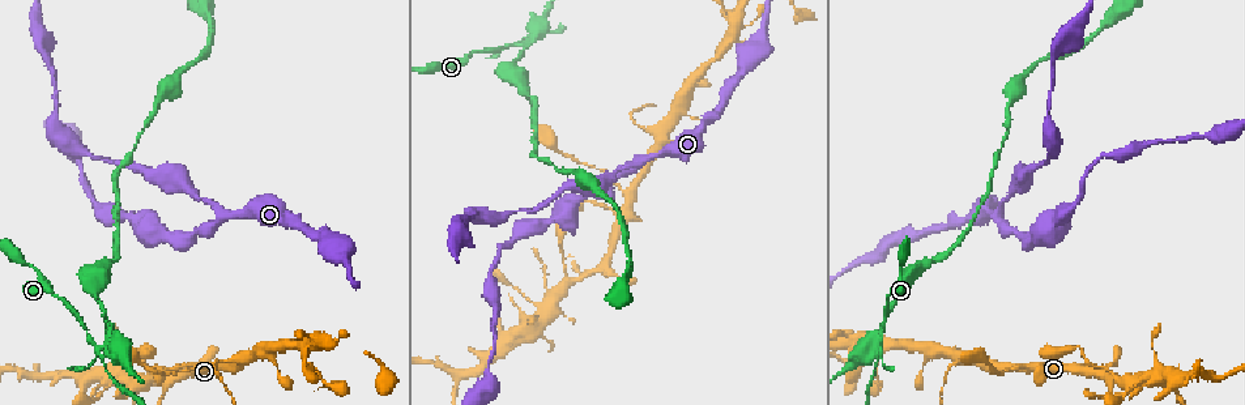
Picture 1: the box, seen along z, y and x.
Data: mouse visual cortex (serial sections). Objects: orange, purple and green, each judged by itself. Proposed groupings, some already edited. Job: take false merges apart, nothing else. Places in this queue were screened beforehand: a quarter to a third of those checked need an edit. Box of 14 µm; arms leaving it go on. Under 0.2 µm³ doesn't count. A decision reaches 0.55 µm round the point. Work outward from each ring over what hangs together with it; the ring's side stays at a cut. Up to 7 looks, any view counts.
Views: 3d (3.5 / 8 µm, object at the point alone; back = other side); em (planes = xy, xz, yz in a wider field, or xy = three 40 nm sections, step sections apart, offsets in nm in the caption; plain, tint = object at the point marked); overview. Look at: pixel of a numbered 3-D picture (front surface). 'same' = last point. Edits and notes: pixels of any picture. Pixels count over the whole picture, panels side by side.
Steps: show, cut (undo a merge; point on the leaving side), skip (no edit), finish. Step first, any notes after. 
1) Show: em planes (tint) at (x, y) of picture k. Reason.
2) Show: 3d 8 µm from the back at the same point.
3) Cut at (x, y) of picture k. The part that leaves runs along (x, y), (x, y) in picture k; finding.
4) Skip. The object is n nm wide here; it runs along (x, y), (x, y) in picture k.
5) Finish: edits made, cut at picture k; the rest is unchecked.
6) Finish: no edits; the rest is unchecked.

Show: 3d 3.5 µm at (198, 367) of picture 1. Thick turns thin.

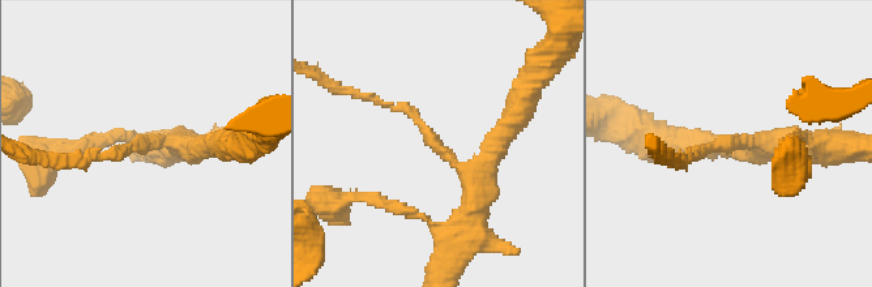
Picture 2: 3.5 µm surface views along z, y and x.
Show: em planes (tint) at (435, 144) of picture 2. The arms are 150, 350 nm wide; shape alone is not enough.

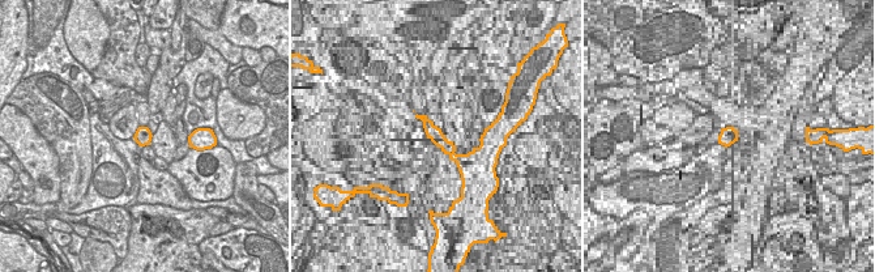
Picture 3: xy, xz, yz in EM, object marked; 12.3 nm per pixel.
Skip. It runs along (474, 217), (478, 184), (410, 110), (377, 101) in picture 2; continuous, no second cell.

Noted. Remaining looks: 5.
Show: 3d 3.5 µm at (241, 361) of picture 1. Three-way junction.

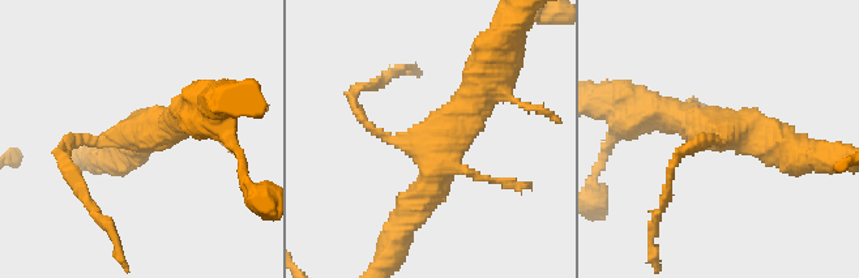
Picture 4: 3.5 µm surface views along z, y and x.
Show: em xy step 2 (tint) at (730, 133) of picture 4.

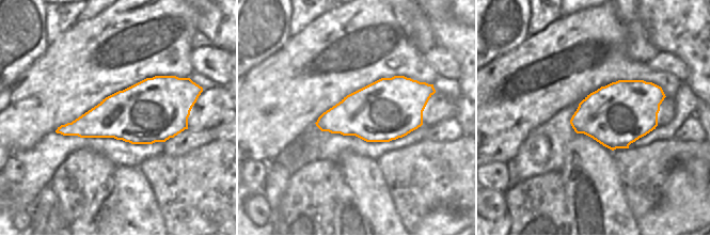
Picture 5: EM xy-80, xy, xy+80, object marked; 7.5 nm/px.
Skip. The object is 460 nm wide here; it runs along (406, 217), (490, 82) in picture 4; continuous, no second cell.

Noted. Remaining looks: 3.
Show: 3d 3.5 µm at (1116, 377) of picture 1. Two arms in line, one across.

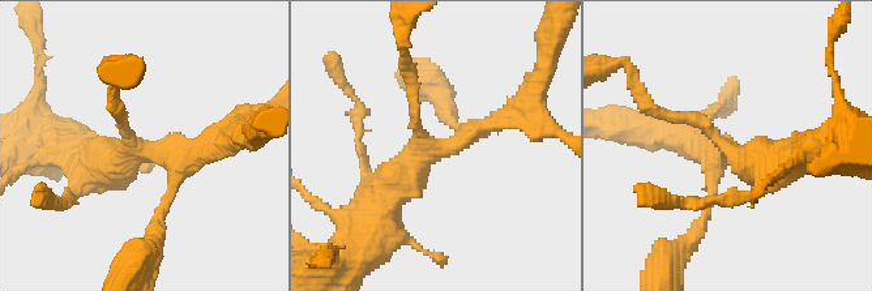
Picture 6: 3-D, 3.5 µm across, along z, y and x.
Show: em xy step 1 (plain) at (144, 152) of picture 6. 3 arms meet here; the arms are 150, 200, 500 nm wide; need the tissue.

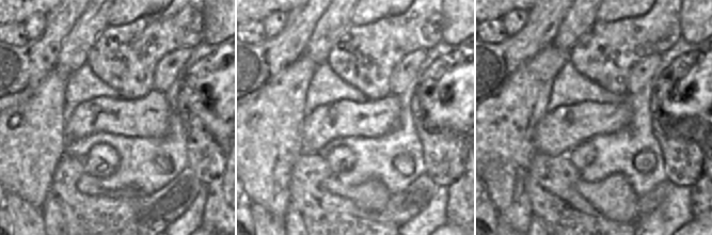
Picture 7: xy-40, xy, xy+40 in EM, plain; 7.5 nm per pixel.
Show: em xy step 1 (tint) at the same point.

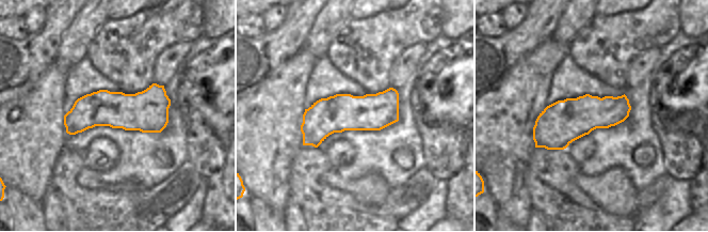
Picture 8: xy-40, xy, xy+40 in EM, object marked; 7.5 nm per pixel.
Skip. It runs along (395, 93), (305, 142) in picture 8; continuous, no second cell.

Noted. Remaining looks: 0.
Finish: no edits; the rest is unchecked.

